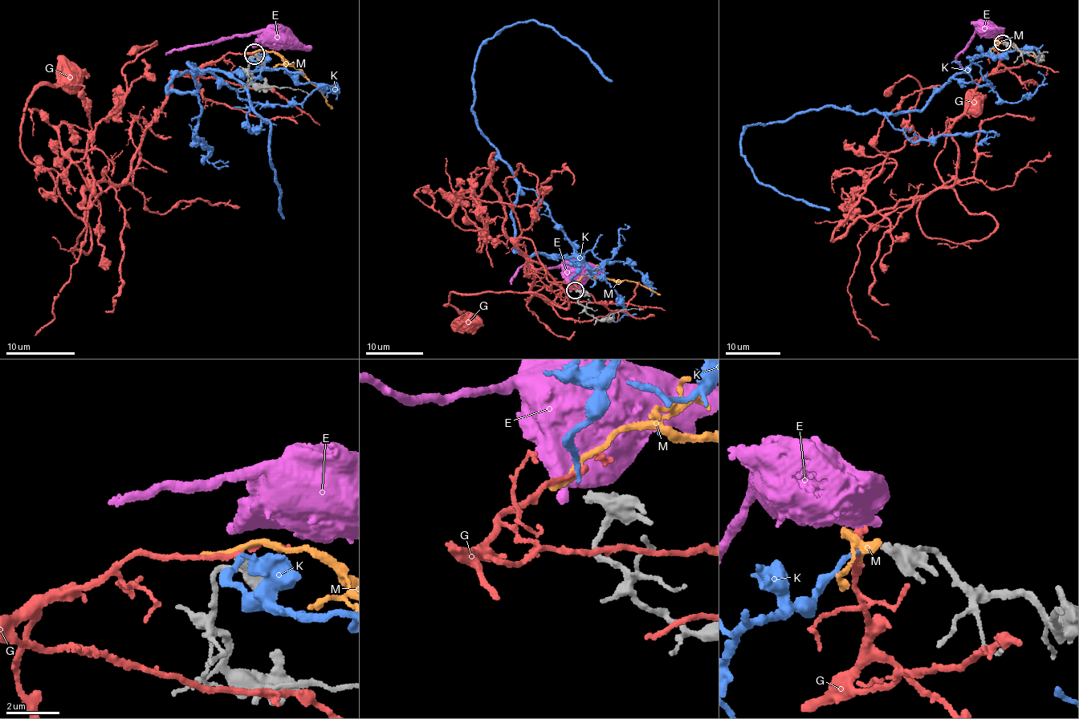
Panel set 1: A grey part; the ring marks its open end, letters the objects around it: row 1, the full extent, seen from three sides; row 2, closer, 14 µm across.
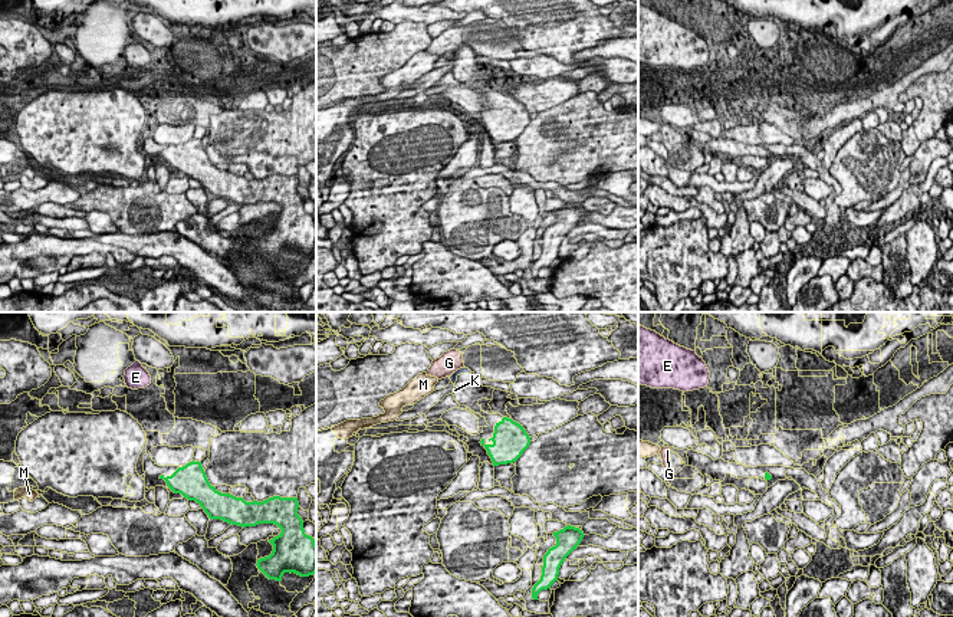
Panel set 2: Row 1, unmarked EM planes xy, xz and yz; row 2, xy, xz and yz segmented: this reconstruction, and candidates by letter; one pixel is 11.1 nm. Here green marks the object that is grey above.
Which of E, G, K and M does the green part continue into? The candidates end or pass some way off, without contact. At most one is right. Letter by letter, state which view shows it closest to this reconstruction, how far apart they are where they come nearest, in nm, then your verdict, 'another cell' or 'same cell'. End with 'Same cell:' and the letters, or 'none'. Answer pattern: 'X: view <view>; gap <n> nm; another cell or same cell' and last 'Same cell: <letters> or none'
E: view xy; gap 950 nm; another cell
G: view xz; gap 700 nm; another cell
K: view xz; gap 550 nm; same cell
M: view xz; gap 750 nm; another cell
Same cell: K

